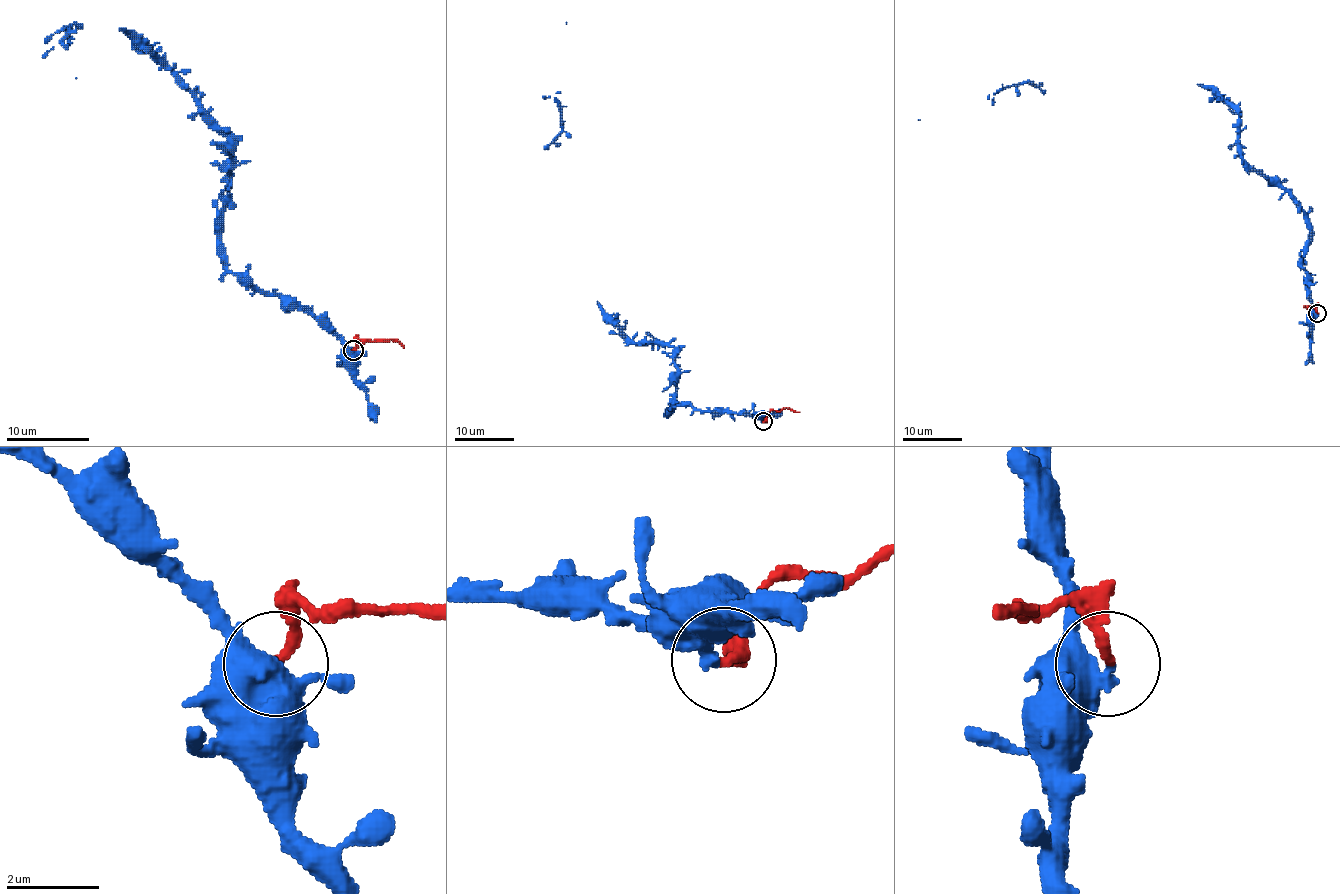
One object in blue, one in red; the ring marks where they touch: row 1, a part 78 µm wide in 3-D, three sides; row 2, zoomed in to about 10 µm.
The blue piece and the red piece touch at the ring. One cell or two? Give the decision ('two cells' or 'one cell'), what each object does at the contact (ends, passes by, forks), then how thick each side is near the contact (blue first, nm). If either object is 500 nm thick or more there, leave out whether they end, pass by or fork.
two cells; blue ends; red ends; calibres 460 and 220 nm

